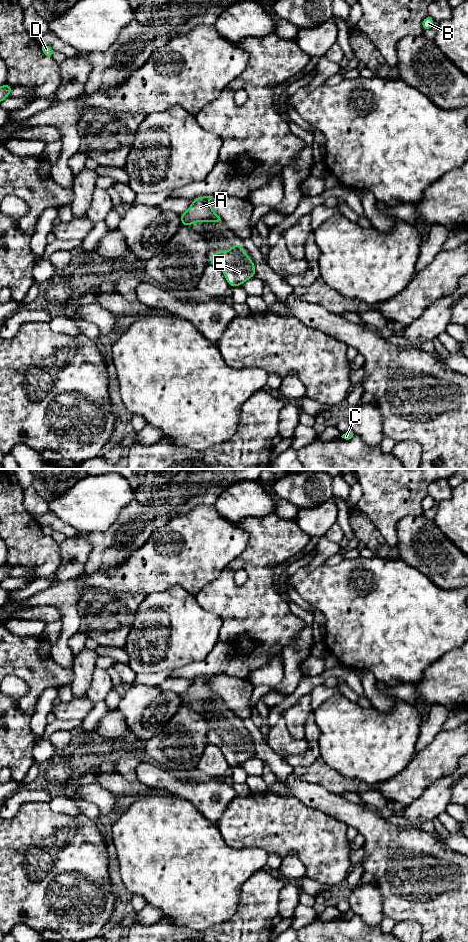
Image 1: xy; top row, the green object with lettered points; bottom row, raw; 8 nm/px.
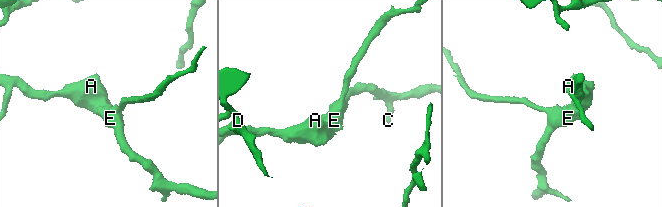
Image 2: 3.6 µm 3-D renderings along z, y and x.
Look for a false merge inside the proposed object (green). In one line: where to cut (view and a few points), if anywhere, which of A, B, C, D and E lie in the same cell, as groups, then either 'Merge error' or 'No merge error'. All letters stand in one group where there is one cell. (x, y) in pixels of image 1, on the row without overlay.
No split. Groups: A B C D E. No merge error

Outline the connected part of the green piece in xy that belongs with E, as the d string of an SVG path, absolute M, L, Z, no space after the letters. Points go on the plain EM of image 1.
M241 723L233 724L229 731L216 730L208 743L221 749L230 768L241 766L256 755L255 744L243 731Z

